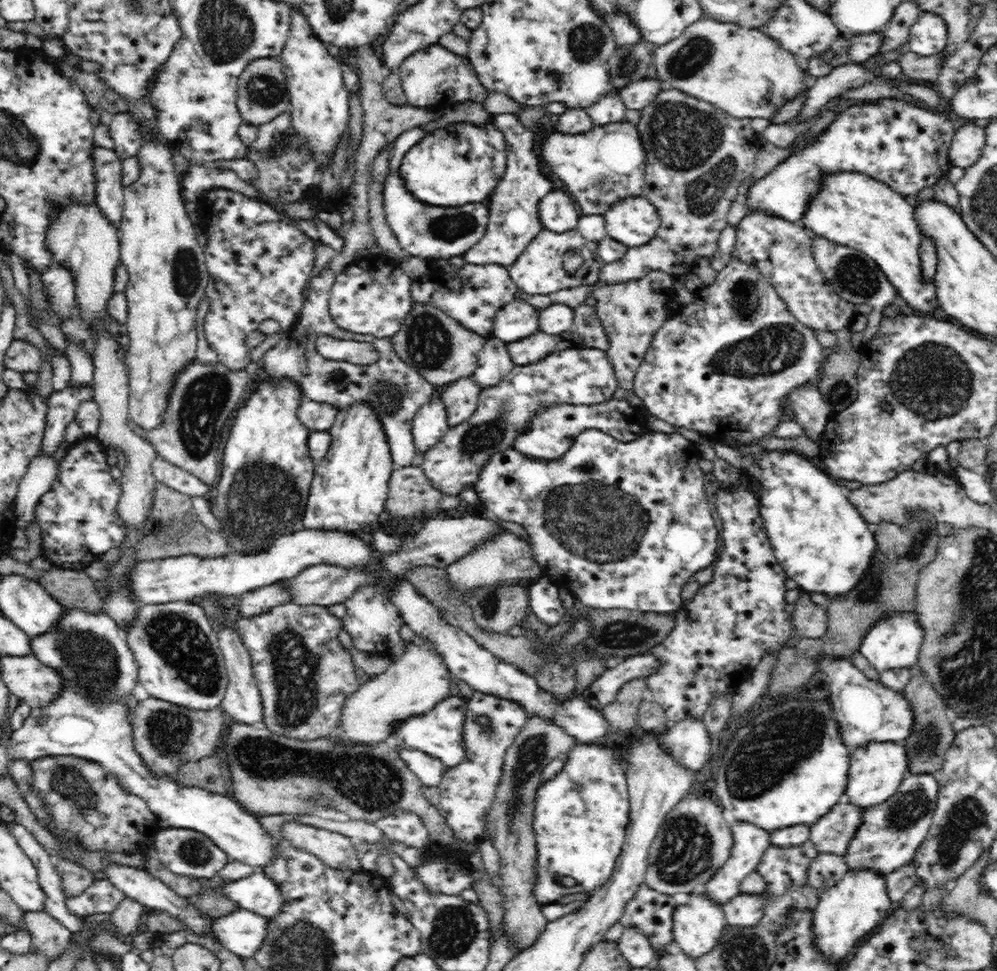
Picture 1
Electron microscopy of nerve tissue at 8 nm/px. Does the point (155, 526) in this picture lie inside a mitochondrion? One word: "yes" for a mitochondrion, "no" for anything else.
no

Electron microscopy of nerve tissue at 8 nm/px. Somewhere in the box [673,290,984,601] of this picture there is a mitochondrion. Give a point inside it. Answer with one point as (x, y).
(934, 380)

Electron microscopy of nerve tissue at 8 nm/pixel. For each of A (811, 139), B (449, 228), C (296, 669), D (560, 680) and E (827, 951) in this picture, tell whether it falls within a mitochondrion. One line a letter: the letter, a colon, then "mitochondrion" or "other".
A: other
B: mitochondrion
C: mitochondrion
D: mitochondrion
E: other

